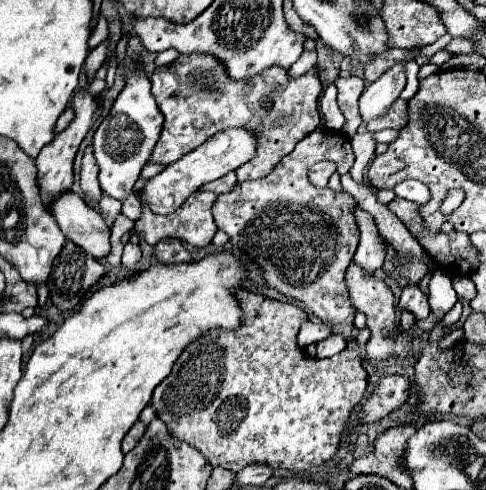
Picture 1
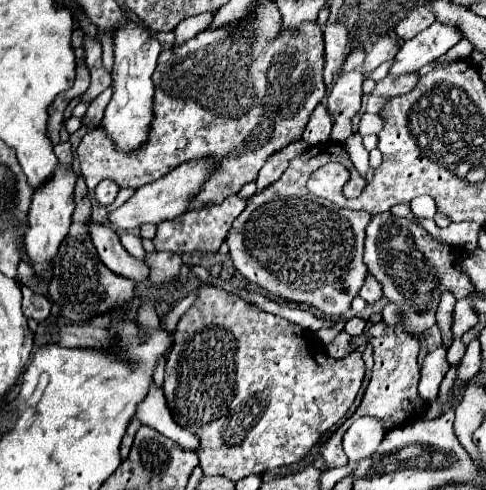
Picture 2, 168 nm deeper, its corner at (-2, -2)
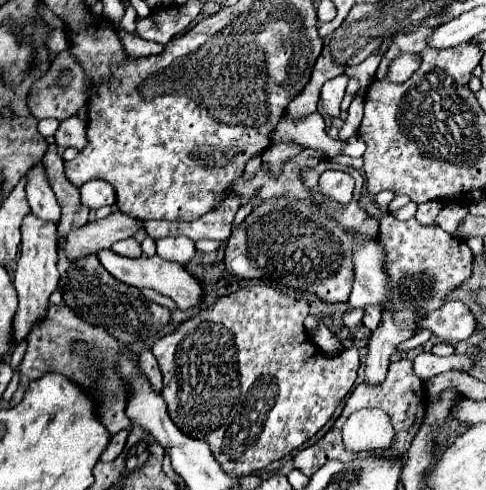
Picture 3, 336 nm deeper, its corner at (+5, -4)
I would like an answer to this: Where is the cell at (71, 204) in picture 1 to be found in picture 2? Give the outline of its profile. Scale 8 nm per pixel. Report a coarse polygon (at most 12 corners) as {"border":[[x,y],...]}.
{"border":[[91,223],[101,261],[133,281],[149,277],[149,265],[131,257],[109,225]]}

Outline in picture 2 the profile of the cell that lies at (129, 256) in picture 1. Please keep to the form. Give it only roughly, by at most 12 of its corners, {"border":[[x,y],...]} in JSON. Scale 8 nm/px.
{"border":[[123,233],[121,245],[135,259],[145,257],[139,235]]}

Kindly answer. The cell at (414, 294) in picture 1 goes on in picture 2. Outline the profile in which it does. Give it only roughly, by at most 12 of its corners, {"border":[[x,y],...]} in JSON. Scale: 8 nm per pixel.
{"border":[[393,303],[373,337],[371,381],[357,411],[321,447],[327,467],[347,465],[343,435],[359,417],[385,429],[417,421],[419,339]]}

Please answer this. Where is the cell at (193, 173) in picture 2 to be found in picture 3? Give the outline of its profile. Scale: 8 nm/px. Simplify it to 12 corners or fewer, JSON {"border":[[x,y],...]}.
{"border":[[114,211],[66,237],[68,259],[110,249],[142,221]]}

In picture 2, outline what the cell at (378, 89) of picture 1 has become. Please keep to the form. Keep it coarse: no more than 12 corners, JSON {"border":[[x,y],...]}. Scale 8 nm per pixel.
{"border":[[455,25],[431,27],[405,41],[391,75],[445,55],[463,39]]}

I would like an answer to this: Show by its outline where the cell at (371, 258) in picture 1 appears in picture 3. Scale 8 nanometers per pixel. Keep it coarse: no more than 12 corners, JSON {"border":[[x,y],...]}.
{"border":[[378,305],[364,307],[362,323],[368,329],[376,329],[380,323]]}

